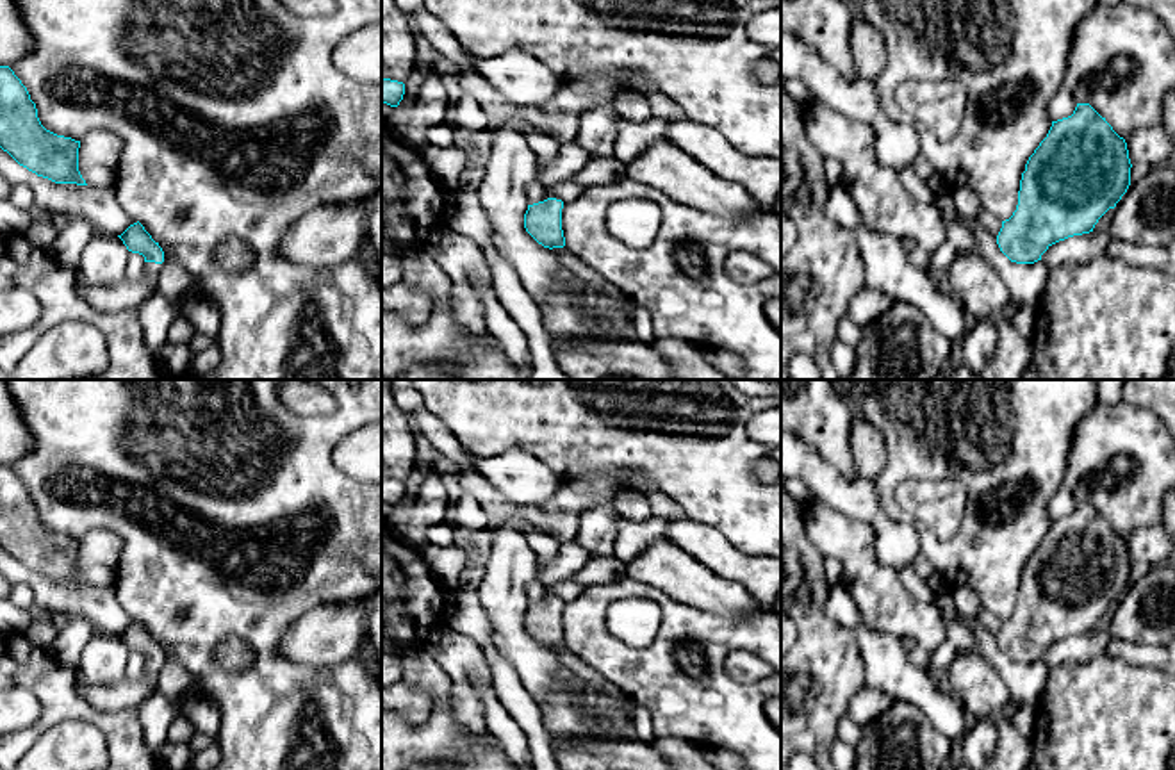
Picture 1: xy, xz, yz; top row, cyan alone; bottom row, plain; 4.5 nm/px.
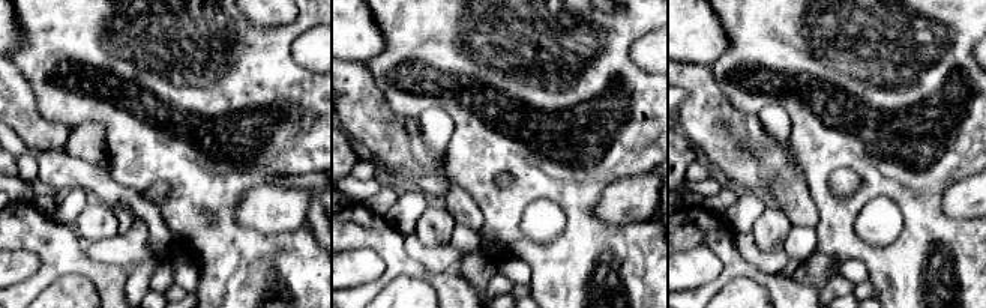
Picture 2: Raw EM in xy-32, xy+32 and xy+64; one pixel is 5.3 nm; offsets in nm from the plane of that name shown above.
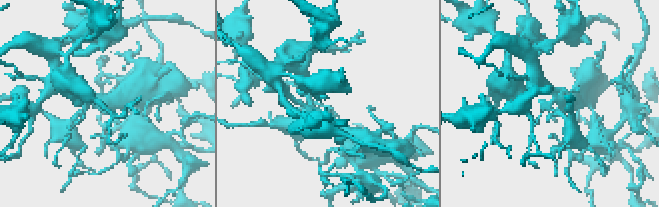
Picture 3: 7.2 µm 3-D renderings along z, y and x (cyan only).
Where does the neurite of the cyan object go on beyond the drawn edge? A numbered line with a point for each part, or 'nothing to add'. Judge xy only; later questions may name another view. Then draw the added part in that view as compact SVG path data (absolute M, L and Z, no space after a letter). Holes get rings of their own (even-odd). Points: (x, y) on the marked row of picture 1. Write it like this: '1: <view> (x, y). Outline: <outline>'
1: xy (125, 294). Outline: M146 262L146 274L141 280L128 280L127 276L107 283L107 285L89 285L86 282L78 283L80 296L102 312L123 312L134 310L157 292L157 278L162 264Z

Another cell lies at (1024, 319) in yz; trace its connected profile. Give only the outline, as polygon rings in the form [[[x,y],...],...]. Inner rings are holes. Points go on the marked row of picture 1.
[[[1032,305],[1016,307],[1011,324],[1023,337],[1031,339],[1034,333],[1034,326],[1036,326],[1036,314],[1038,314],[1038,307],[1032,307]]]

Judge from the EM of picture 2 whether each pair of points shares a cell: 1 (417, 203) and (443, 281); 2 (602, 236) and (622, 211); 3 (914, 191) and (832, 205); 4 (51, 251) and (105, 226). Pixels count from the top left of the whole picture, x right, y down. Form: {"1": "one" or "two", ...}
{"1": "two", "2": "two", "3": "one", "4": "two"}

